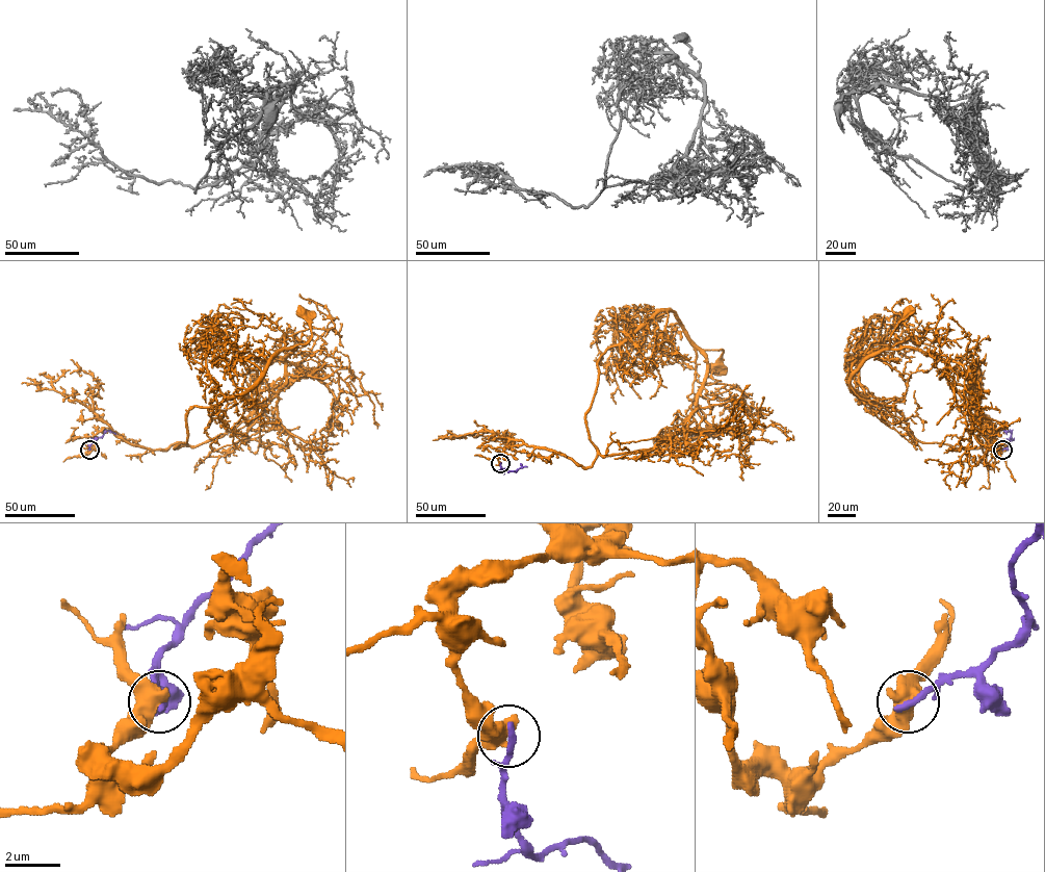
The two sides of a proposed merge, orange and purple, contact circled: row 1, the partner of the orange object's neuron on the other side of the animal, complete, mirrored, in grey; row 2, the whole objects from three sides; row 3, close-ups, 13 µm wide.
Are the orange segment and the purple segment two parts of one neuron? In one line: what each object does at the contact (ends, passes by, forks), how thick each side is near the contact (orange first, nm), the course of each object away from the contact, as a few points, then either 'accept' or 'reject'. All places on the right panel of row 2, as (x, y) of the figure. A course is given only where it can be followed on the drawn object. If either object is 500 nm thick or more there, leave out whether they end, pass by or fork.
550/280 nm | orange via (1002, 449), (986, 431), (988, 443), (1008, 444), (994, 445), (944, 359), (890, 347), (908, 312) | purple via (1002, 449), (1011, 437), (1009, 431), (1007, 434) | reject

